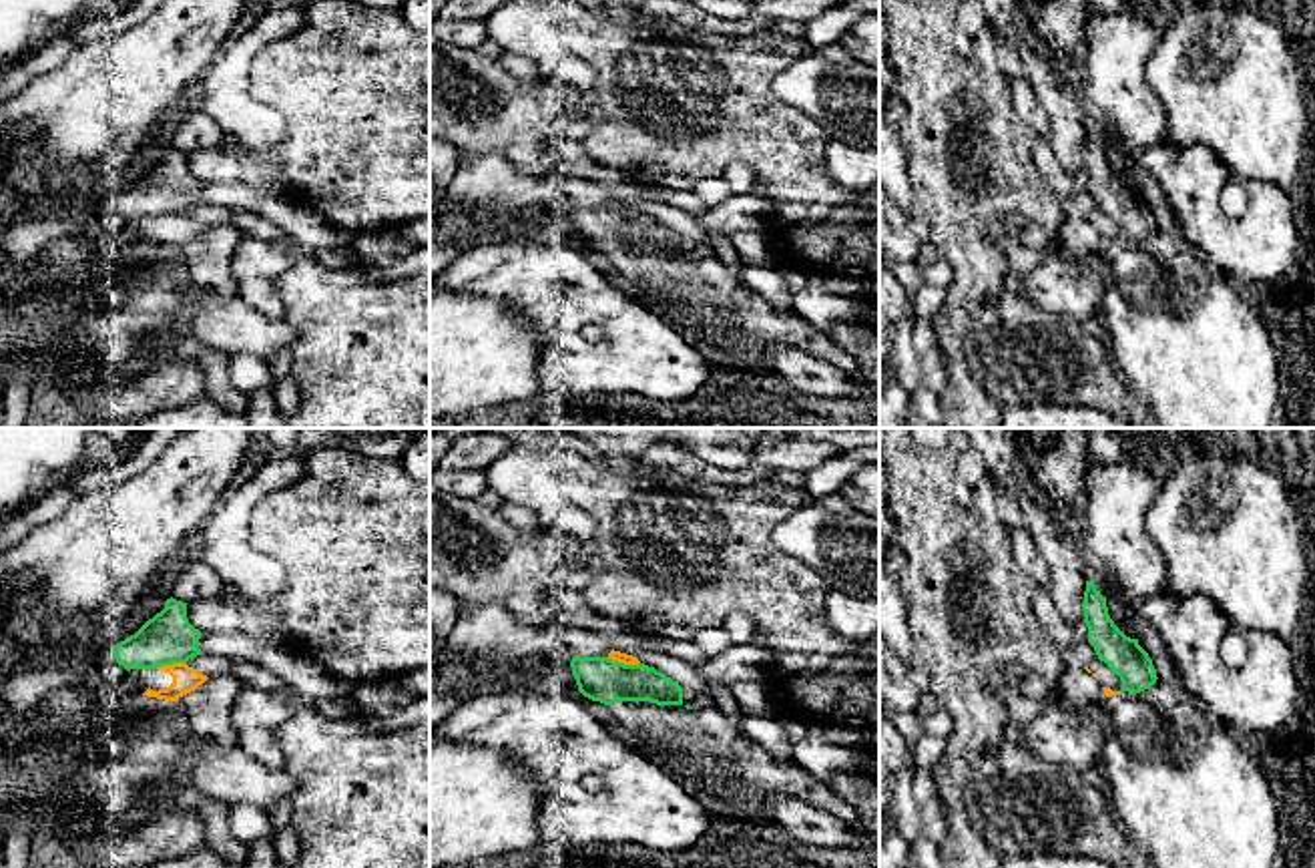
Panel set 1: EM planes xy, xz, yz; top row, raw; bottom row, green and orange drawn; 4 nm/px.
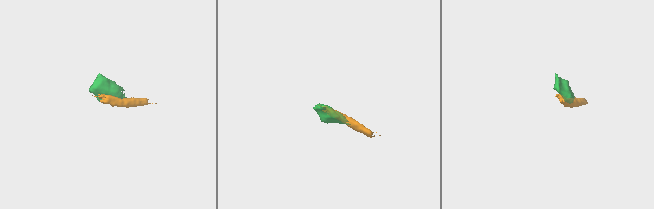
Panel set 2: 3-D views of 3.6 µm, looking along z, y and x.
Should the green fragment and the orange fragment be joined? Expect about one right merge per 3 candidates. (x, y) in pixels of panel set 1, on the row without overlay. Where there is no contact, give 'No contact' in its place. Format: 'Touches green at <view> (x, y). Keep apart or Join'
Touches green at xz (623, 213). Keep apart

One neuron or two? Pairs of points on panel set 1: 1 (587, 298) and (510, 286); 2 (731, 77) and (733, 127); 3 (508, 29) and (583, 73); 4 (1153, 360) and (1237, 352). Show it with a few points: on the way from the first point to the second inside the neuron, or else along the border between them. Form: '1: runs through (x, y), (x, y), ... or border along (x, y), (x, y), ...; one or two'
1: runs through (569, 298), (563, 300), (549, 286), (529, 286); one
2: runs through (731, 89), (731, 115); one
3: runs through (527, 39), (565, 67); one
4: runs through (1173, 352), (1217, 352); one

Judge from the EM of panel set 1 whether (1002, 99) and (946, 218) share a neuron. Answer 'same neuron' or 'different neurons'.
same neuron

